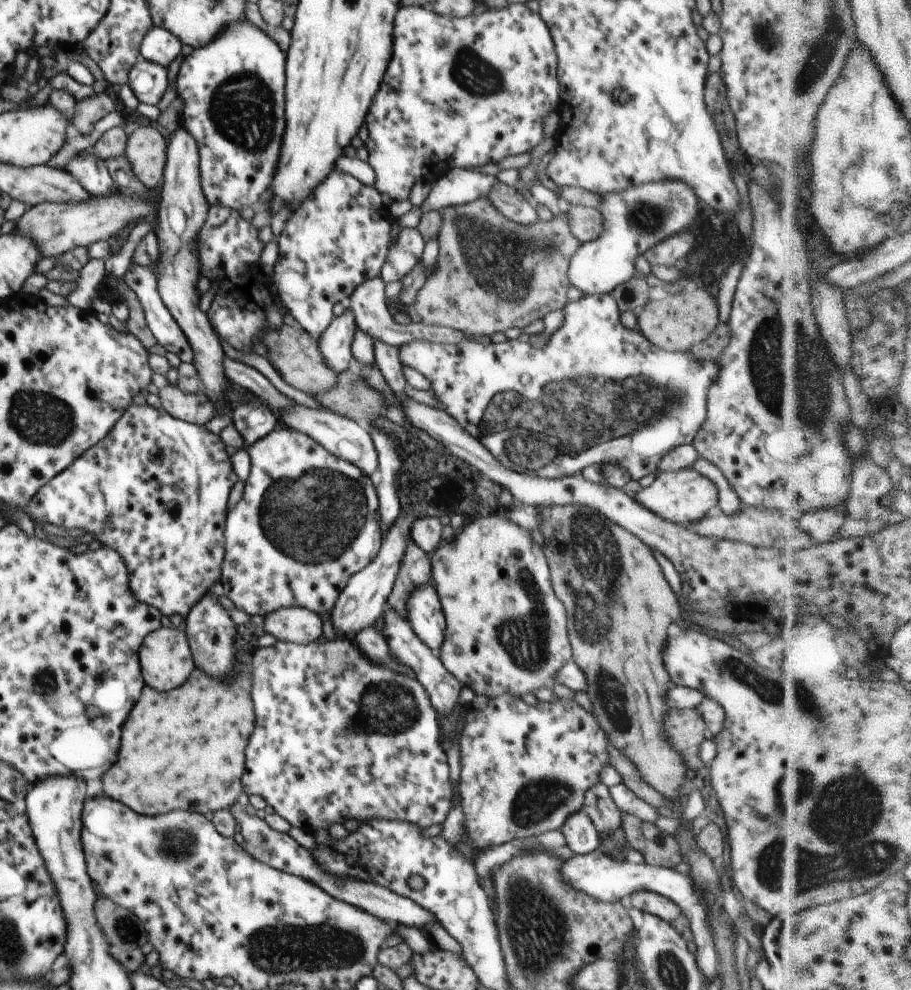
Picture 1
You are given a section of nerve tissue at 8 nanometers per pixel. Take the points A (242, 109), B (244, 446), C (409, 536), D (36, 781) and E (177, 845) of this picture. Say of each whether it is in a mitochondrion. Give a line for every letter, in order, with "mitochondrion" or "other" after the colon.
A: mitochondrion
B: other
C: other
D: other
E: mitochondrion

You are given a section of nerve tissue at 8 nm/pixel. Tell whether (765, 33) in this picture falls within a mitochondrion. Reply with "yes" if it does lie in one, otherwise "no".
yes

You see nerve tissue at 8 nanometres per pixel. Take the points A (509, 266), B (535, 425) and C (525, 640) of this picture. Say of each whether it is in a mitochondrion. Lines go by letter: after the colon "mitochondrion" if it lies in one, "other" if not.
A: mitochondrion
B: mitochondrion
C: mitochondrion

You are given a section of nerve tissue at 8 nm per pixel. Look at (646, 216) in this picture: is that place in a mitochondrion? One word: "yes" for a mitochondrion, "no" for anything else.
yes

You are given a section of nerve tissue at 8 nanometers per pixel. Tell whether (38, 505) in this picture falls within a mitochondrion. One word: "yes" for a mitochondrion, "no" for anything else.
no

